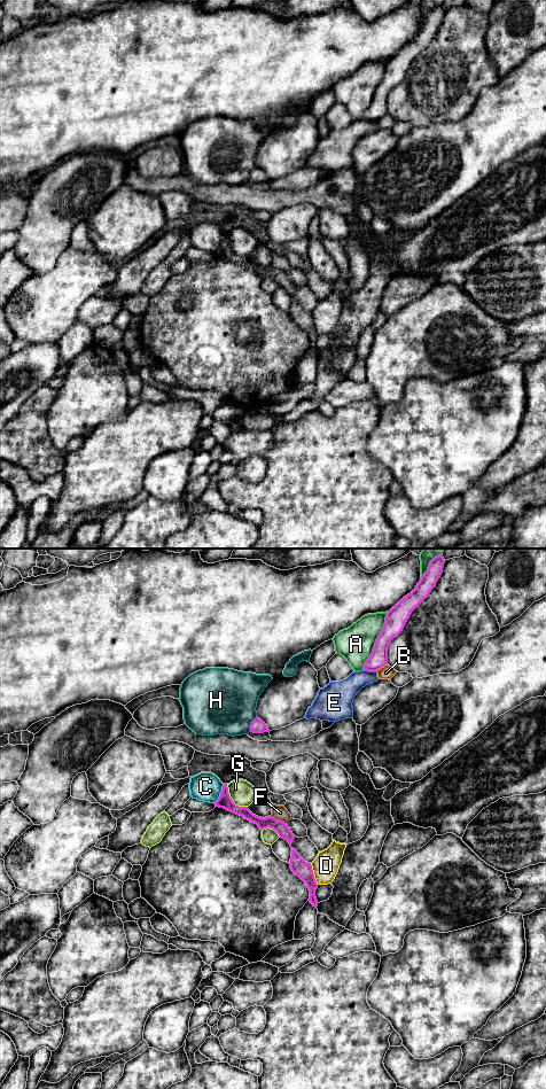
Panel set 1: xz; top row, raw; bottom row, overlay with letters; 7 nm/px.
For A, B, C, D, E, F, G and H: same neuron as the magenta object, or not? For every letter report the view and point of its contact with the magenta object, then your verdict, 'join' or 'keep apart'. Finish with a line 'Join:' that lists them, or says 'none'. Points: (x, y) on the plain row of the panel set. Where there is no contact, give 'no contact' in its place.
A: meets magenta in xz at (376, 90); keep apart
B: meets magenta in xz at (381, 116); keep apart
C: meets magenta in xz at (220, 242); keep apart
D: meets magenta in xz at (312, 323); keep apart
E: meets magenta in xz at (369, 119); keep apart
F: meets magenta in xz at (278, 269); keep apart
G: meets magenta in xz at (232, 249); keep apart
H: meets magenta in xz at (250, 173); keep apart
Join: none

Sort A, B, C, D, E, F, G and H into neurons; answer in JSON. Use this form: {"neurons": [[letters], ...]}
{"neurons": [["A"], ["B"], ["C"], ["D"], ["E"], ["F"], ["G"], ["H"]]}

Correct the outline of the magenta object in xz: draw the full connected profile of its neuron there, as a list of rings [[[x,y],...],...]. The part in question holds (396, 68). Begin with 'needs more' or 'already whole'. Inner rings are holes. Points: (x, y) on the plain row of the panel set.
already whole; [[[442,3],[435,6],[416,37],[387,62],[384,76],[375,91],[370,106],[365,111],[364,119],[377,120],[388,114],[388,98],[391,90],[403,80],[412,61],[436,36],[443,22],[444,13],[445,9]]]

